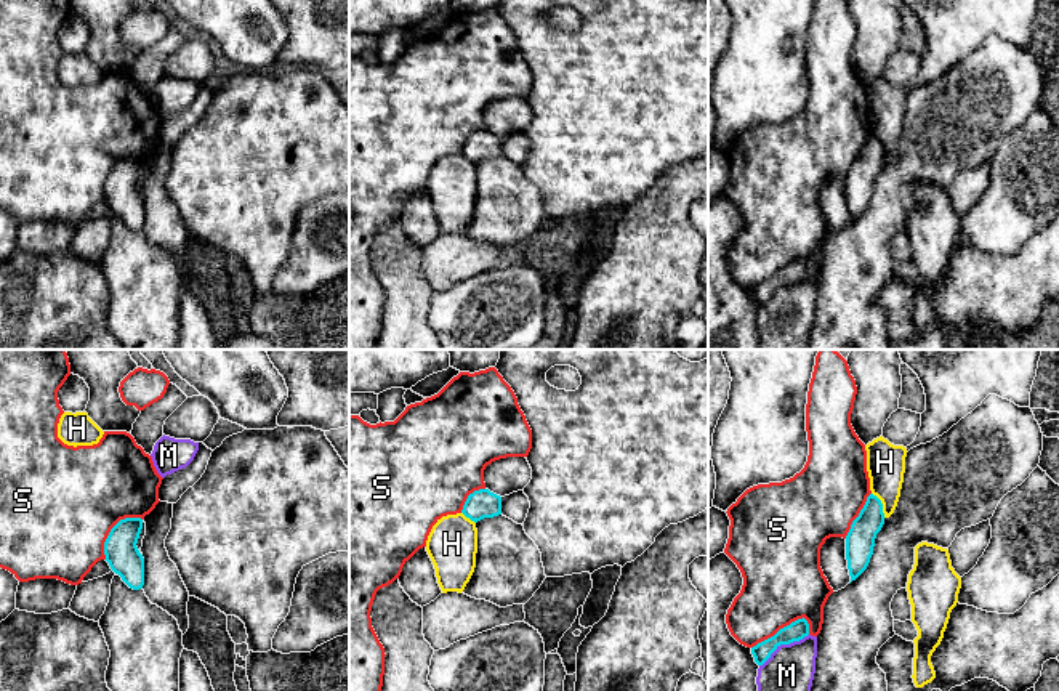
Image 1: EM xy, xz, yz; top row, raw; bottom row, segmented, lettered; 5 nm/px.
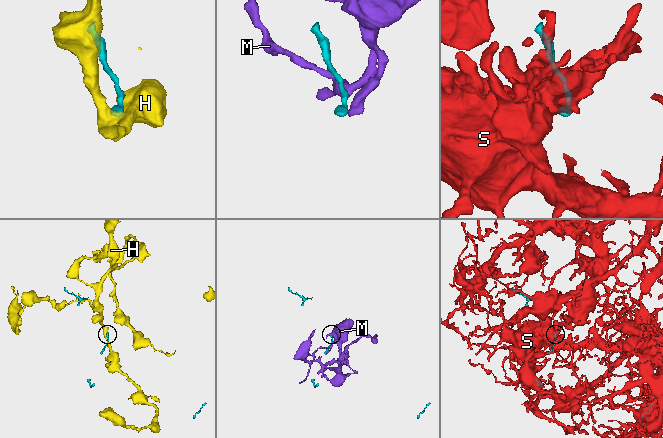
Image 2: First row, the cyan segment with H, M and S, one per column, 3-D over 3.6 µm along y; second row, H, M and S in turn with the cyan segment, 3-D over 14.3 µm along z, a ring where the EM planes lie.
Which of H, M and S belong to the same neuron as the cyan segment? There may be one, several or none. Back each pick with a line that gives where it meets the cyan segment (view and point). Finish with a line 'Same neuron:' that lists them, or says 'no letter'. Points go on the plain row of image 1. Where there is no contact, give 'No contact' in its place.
S: Touches cyan at yz (781, 270)
Same neuron: S

